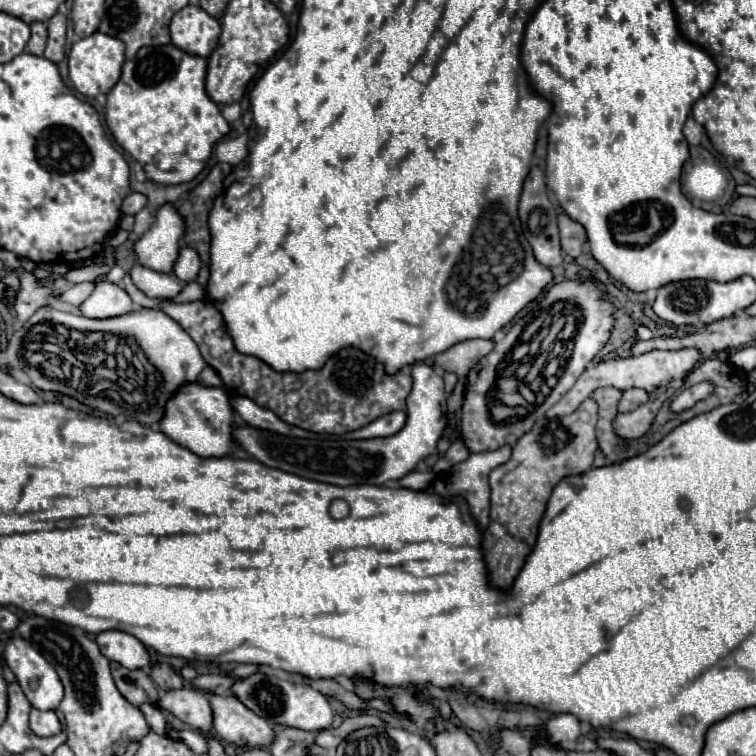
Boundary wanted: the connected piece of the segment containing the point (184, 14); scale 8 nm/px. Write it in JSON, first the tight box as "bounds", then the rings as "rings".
{"bounds":[169,4,221,58],"rings":[[[189,4],[173,16],[169,32],[173,46],[187,54],[207,58],[219,42],[221,24],[199,6]]]}

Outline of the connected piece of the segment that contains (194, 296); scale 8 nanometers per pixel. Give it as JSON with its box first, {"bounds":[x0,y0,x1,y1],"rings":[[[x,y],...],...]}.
{"bounds":[175,282,203,302],"rings":[[[189,282],[185,284],[185,290],[175,298],[175,302],[195,302],[199,298],[203,298],[203,288],[195,282]]]}

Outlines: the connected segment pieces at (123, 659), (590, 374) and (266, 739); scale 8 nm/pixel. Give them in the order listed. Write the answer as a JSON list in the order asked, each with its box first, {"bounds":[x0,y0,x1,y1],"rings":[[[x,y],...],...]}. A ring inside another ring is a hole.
[{"bounds":[95,630,149,670],"rings":[[[109,630],[109,632],[97,634],[95,640],[101,646],[101,652],[105,654],[105,658],[119,662],[121,666],[125,666],[129,670],[149,666],[149,652],[147,652],[145,644],[127,632]]]},{"bounds":[545,348,699,418],"rings":[[[689,348],[689,350],[677,350],[677,352],[663,352],[663,350],[653,350],[643,356],[631,356],[631,358],[615,358],[615,360],[605,360],[595,366],[589,366],[581,378],[575,382],[575,386],[545,414],[547,418],[555,416],[565,416],[575,412],[587,398],[593,396],[597,388],[617,388],[621,392],[627,392],[631,388],[643,388],[647,392],[655,392],[657,388],[667,386],[669,382],[677,378],[685,378],[693,366],[699,362],[699,352]]]},{"bounds":[209,696,273,748],"rings":[[[209,696],[213,710],[213,728],[221,740],[237,744],[241,748],[261,748],[273,742],[273,730],[269,722],[253,714],[237,696]]]}]

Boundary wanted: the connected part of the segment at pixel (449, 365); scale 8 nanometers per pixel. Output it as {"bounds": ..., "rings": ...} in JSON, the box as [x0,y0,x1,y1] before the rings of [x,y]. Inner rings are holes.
{"bounds":[435,340,493,376],"rings":[[[465,340],[435,356],[435,366],[457,376],[467,376],[469,370],[493,348],[493,340]]]}

